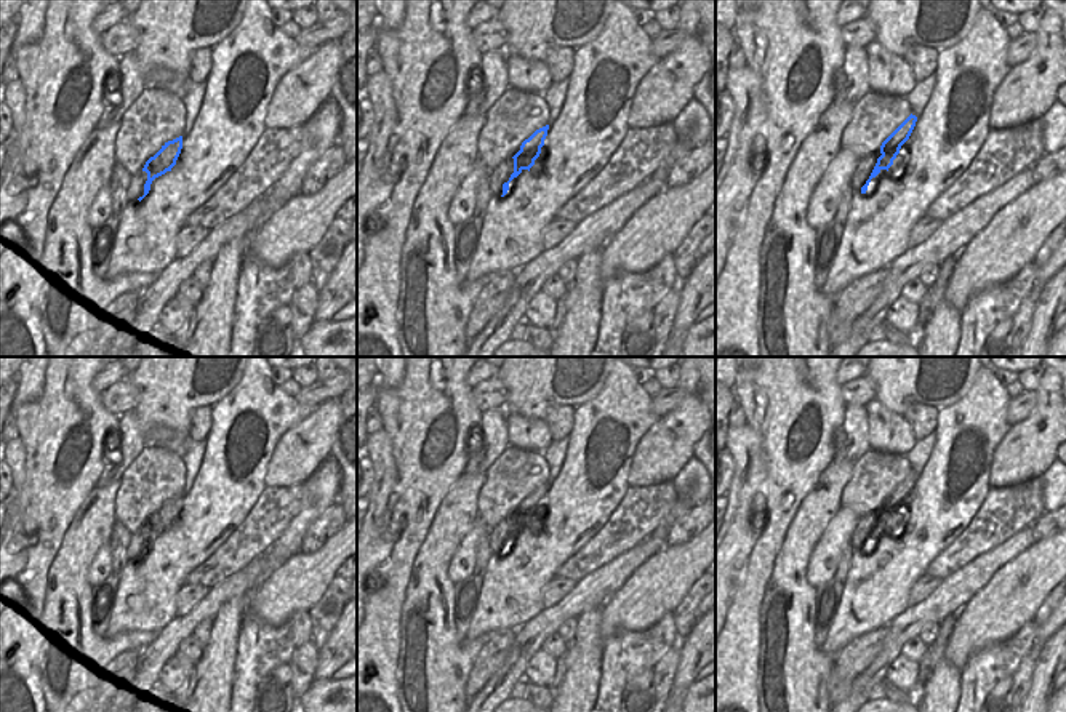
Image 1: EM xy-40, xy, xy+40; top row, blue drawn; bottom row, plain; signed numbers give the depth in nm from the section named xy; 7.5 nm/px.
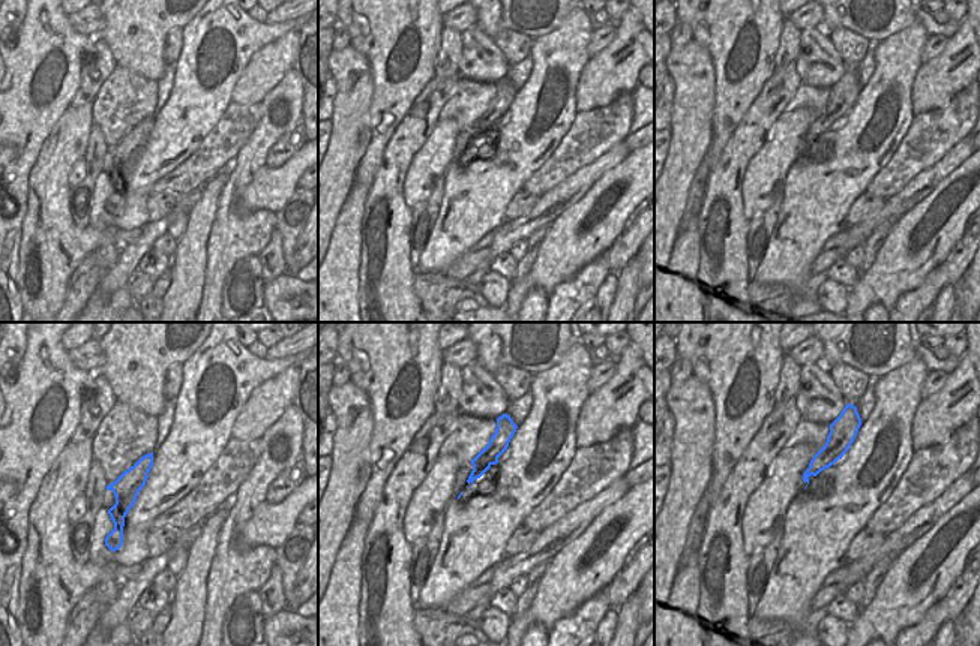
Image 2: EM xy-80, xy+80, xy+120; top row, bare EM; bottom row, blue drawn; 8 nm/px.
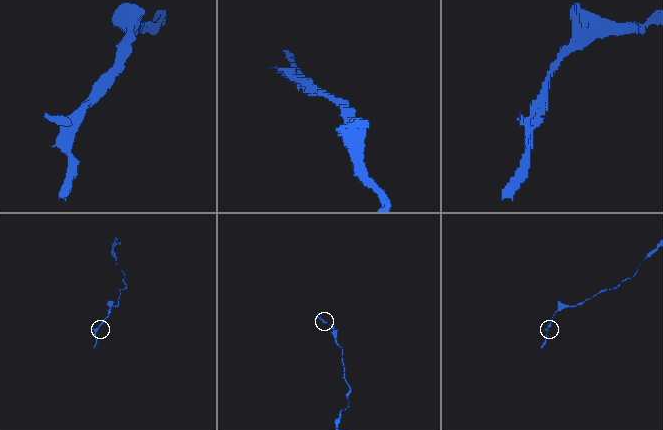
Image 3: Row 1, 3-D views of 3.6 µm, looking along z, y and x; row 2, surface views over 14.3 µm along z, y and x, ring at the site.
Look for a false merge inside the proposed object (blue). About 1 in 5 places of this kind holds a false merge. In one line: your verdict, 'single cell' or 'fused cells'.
single cell

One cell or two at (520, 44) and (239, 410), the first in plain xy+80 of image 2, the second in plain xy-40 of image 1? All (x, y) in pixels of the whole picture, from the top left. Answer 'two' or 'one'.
two

